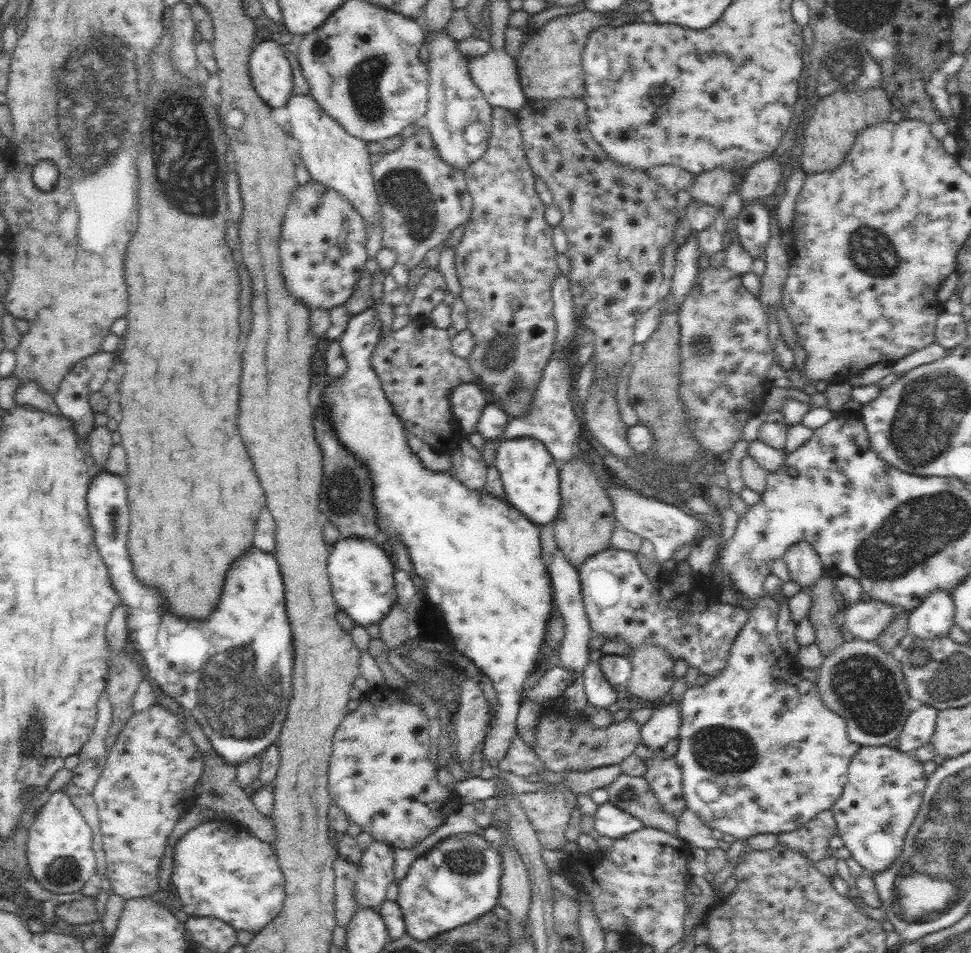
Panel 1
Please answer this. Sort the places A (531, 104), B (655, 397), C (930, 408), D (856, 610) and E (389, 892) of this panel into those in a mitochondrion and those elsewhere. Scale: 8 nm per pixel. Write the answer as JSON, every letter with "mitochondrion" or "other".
{"A":"other","B":"mitochondrion","C":"mitochondrion","D":"other","E":"other"}

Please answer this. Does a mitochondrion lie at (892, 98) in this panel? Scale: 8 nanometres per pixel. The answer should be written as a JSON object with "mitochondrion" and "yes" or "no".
{"mitochondrion":"no"}

